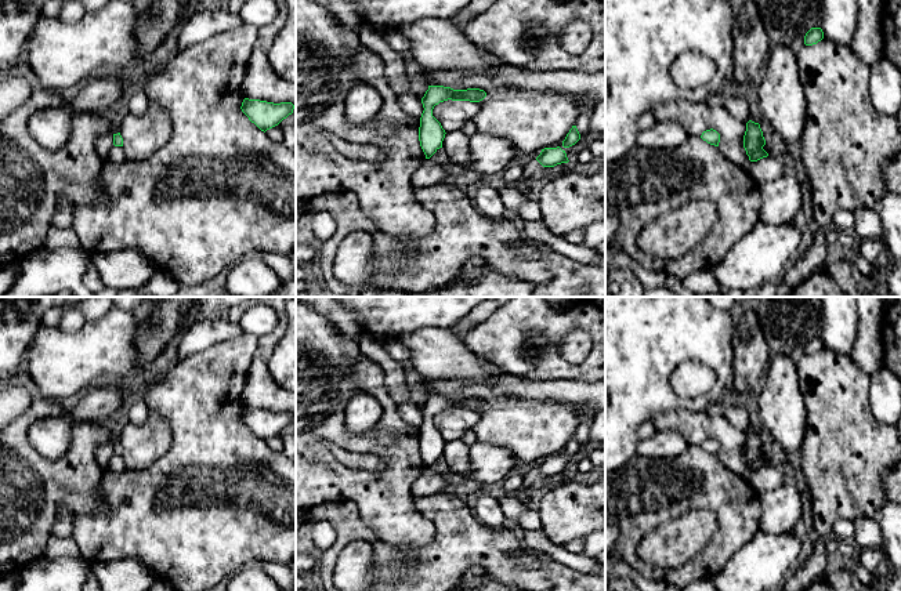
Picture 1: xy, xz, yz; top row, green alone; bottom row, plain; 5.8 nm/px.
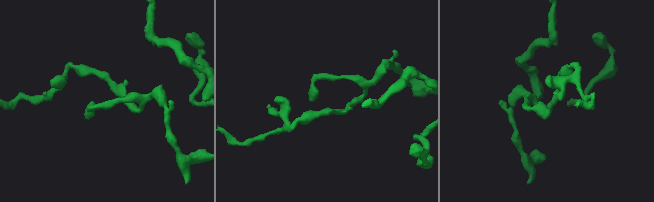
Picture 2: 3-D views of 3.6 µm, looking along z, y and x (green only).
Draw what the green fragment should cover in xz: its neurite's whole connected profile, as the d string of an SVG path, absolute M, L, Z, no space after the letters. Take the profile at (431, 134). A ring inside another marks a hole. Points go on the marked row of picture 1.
M428 86L428 90L421 98L424 110L419 127L419 141L426 159L430 159L439 148L442 148L442 141L446 134L441 123L433 116L434 106L448 99L480 102L485 97L486 93L480 88L453 90L444 86Z

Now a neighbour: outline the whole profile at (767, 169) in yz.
M772 156L763 157L757 162L748 162L742 164L742 168L755 180L759 186L785 174L784 166Z

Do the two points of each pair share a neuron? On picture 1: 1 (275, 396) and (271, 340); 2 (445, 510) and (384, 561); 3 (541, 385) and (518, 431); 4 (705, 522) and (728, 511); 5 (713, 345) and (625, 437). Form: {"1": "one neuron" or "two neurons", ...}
{"1": "one neuron", "2": "one neuron", "3": "two neurons", "4": "two neurons", "5": "one neuron"}

